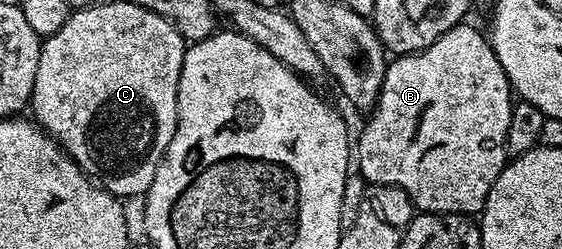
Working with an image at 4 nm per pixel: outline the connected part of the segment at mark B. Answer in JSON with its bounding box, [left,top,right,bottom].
[356,24,512,215]

